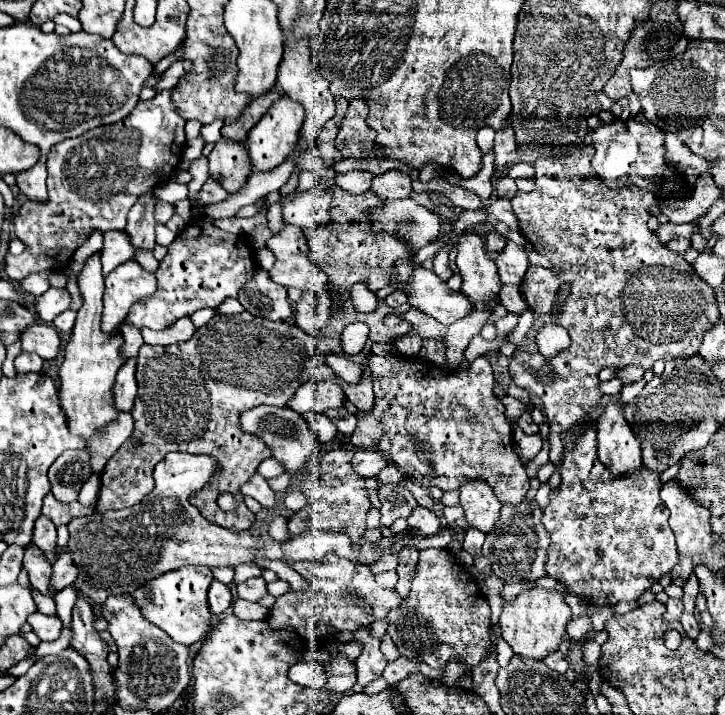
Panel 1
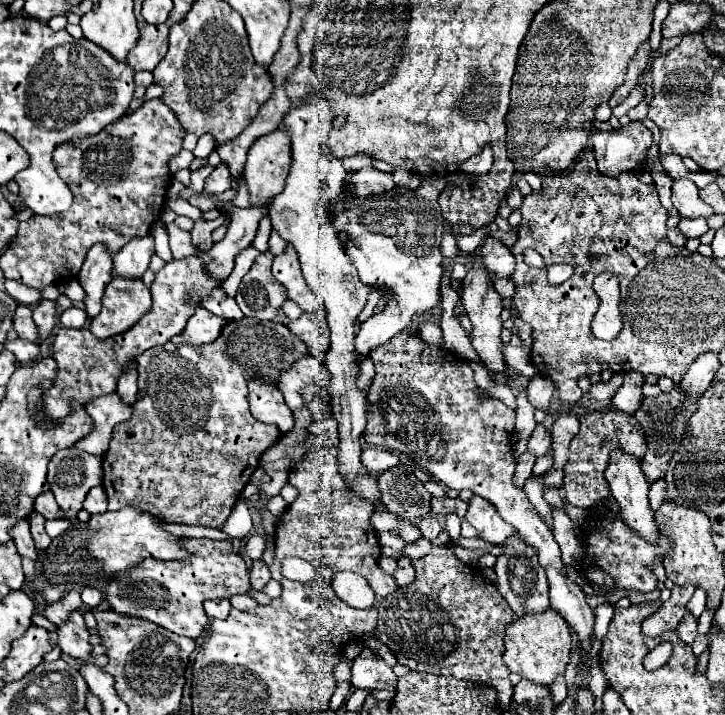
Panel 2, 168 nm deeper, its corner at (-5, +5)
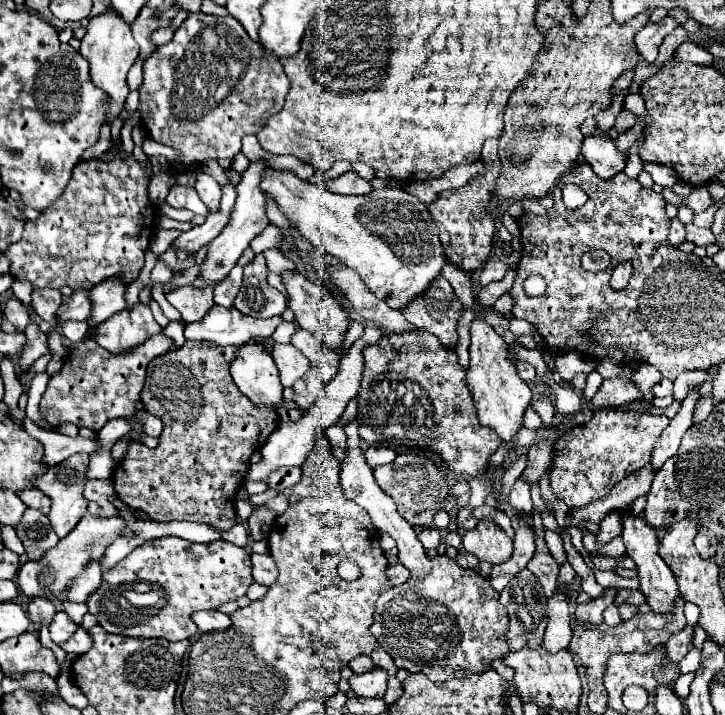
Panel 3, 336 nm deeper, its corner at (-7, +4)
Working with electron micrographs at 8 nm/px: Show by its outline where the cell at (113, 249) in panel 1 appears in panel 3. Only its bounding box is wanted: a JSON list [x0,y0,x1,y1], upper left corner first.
[56,290,90,324]

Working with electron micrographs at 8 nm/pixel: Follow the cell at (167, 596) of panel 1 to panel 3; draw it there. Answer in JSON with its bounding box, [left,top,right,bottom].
[86,536,252,642]

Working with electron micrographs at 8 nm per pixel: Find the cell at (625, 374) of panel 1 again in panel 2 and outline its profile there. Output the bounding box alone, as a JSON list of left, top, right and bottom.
[612,373,644,413]

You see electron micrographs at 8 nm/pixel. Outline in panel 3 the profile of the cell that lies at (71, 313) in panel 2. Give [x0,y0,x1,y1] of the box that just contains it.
[62,322,88,342]

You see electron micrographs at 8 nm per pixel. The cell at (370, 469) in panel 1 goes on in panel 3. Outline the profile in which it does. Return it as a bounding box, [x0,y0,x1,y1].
[364,446,396,468]

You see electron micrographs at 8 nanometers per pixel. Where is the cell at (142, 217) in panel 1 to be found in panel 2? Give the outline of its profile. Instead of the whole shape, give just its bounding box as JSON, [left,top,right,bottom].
[112,235,154,277]

